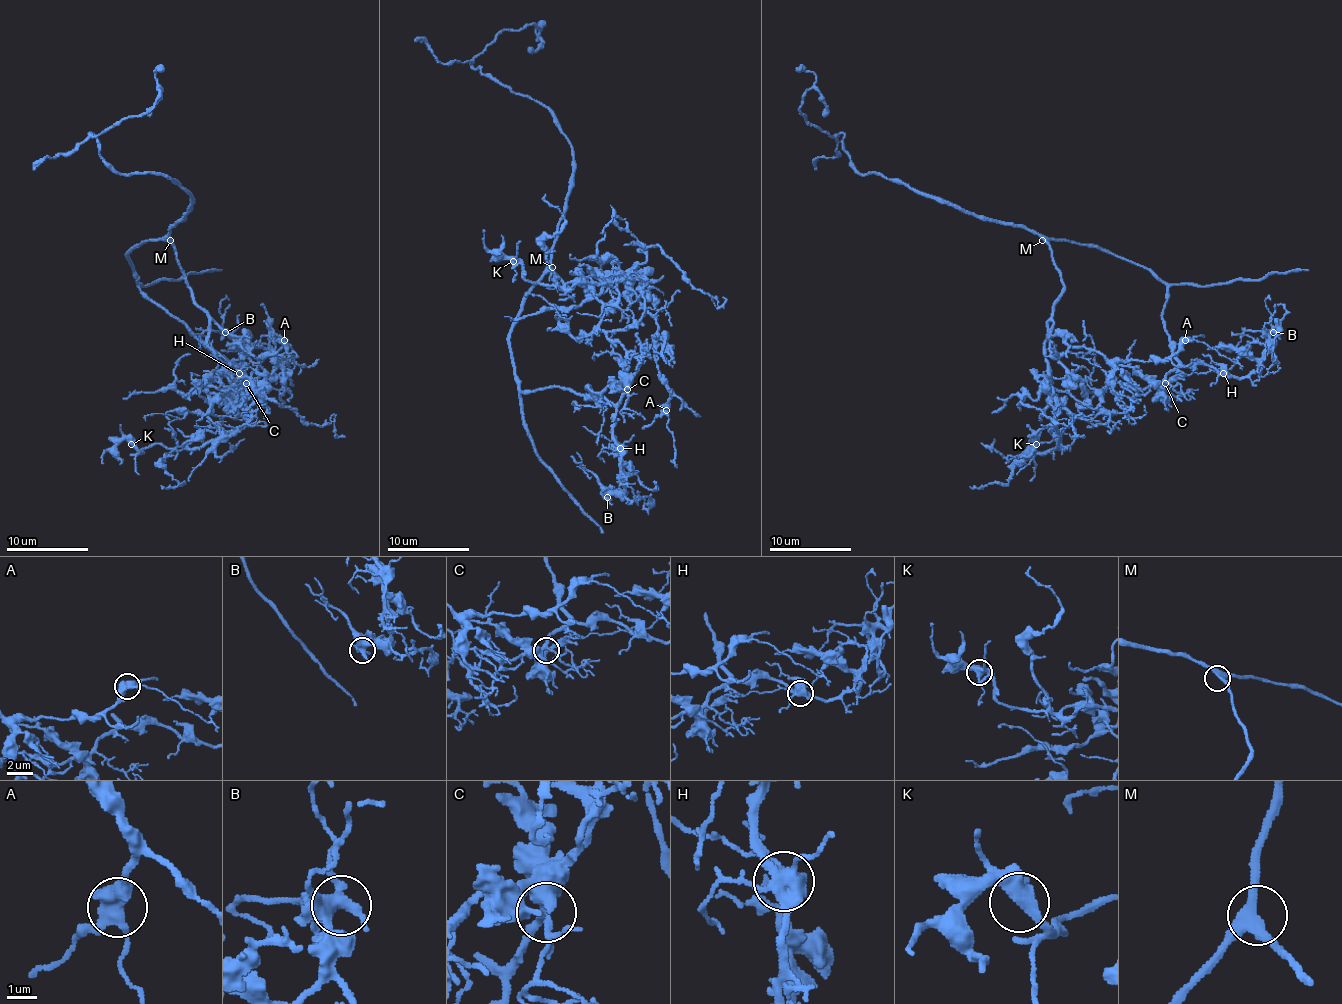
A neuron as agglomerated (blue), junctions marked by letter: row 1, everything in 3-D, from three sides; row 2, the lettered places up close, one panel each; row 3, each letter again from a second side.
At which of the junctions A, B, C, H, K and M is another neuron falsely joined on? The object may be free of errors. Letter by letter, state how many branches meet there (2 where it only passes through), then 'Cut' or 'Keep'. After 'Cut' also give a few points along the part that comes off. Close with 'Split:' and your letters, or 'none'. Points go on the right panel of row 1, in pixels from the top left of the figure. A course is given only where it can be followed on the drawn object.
A: Branches: 3. Keep
B: Branches: 5. Keep
C: Branches: 4. Keep
H: Branches: 5. Keep
K: Branches: 4. Keep
M: Branches: 3. Keep
Split: none

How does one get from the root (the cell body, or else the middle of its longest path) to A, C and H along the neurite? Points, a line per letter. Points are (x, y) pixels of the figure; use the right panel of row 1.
A: (1048, 238), (1063, 283), (1050, 336), (1122, 361), (1165, 361), (1185, 340)
C: (1048, 238), (1091, 244), (1124, 257), (1146, 267), (1167, 287), (1163, 328), (1179, 365), (1167, 375), (1165, 383)
H: (1048, 238), (1091, 244), (1146, 267), (1167, 287), (1163, 328), (1173, 355), (1183, 365), (1212, 365), (1224, 373)

